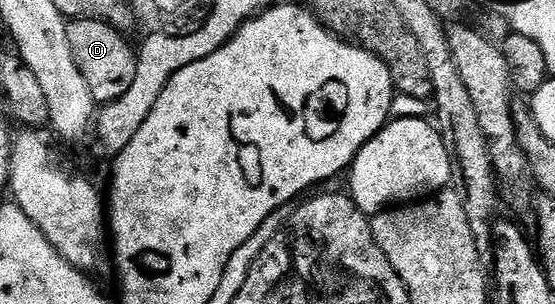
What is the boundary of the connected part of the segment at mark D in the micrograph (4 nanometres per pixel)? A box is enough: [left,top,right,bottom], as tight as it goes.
[68,19,138,105]

